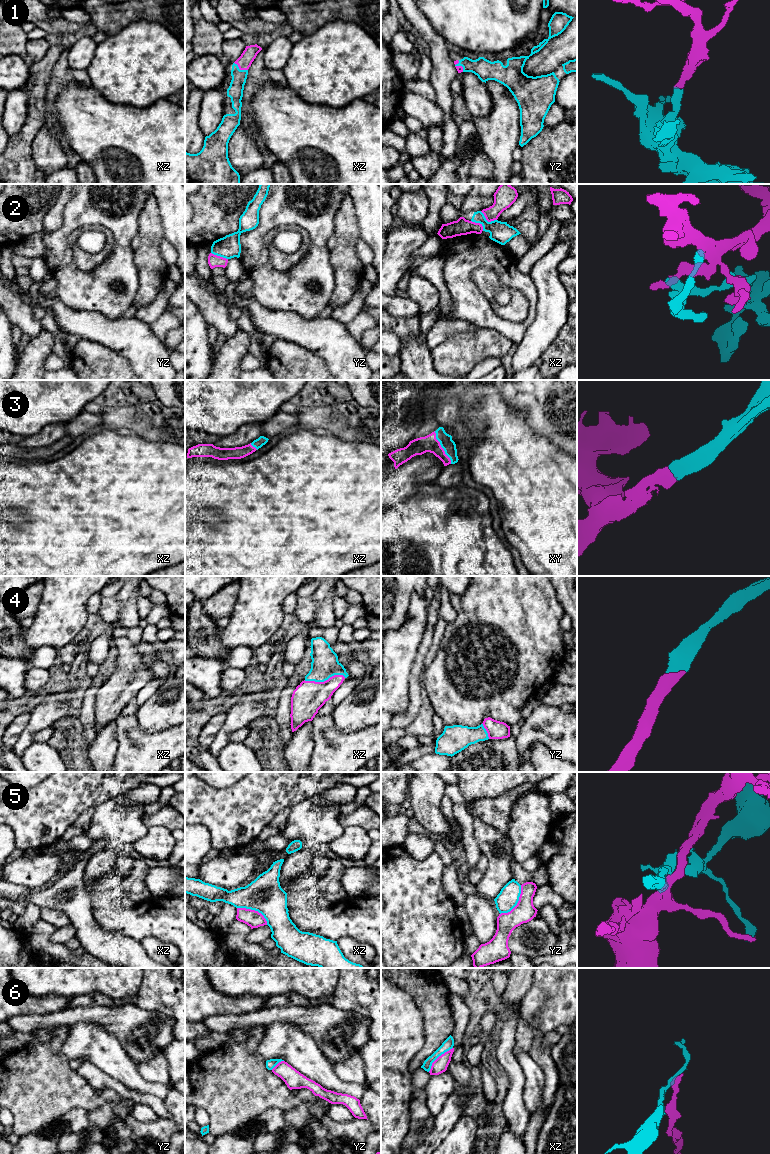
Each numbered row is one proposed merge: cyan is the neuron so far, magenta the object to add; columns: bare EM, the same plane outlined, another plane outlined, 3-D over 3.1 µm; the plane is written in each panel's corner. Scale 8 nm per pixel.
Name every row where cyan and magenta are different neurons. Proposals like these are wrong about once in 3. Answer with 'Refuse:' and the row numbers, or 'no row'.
Refuse: 2, 5, 6

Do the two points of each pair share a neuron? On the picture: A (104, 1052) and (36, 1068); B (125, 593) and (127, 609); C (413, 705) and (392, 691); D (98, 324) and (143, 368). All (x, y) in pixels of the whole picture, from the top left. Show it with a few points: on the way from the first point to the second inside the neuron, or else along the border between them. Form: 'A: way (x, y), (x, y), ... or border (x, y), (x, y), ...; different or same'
A: border (67, 1036), (61, 1051), (70, 1060); different
B: way (126, 597), (127, 605); same
C: border (408, 678), (408, 706), (394, 716); different
D: way (110, 332), (135, 356); same

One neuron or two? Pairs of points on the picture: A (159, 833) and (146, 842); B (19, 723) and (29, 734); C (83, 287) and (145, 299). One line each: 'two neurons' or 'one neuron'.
A: one neuron
B: two neurons
C: two neurons

